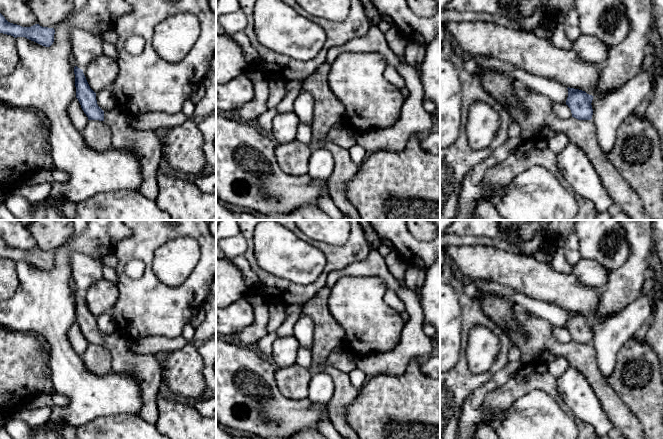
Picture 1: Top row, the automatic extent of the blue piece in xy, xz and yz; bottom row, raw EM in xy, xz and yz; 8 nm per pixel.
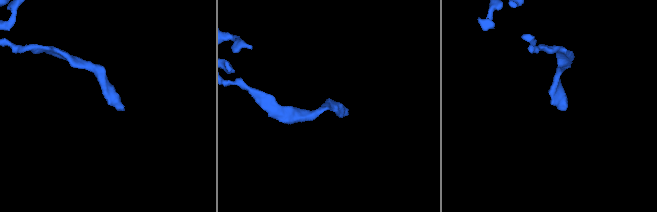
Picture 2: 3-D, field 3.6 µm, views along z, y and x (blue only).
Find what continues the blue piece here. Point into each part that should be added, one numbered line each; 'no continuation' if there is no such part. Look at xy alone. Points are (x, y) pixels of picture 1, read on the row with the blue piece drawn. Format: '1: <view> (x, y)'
1: xy (146, 144)

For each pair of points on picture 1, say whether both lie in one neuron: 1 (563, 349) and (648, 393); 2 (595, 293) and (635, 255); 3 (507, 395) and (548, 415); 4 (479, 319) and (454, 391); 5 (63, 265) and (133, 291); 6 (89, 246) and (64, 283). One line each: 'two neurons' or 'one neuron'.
1: two neurons
2: two neurons
3: two neurons
4: one neuron
5: two neurons
6: one neuron

